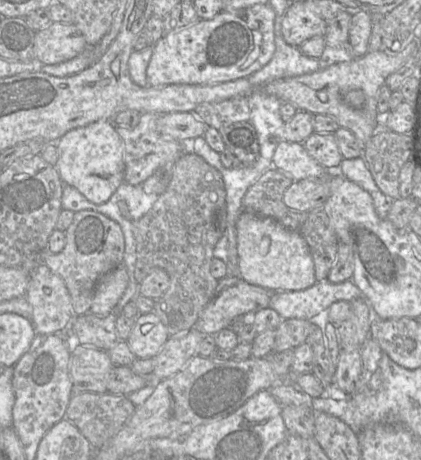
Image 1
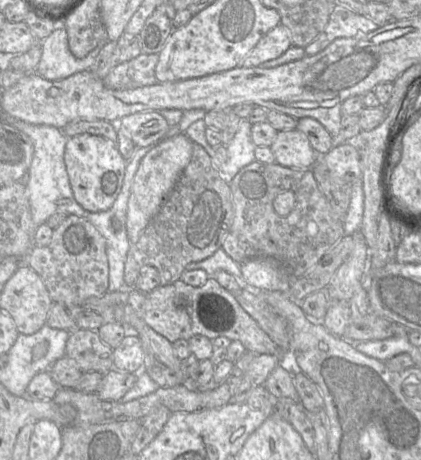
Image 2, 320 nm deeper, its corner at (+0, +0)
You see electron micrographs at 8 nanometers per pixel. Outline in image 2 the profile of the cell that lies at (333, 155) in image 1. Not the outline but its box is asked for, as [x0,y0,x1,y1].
[270,129,318,169]

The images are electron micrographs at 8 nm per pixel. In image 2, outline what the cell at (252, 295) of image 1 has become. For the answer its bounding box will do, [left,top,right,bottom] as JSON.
[143,277,282,361]

